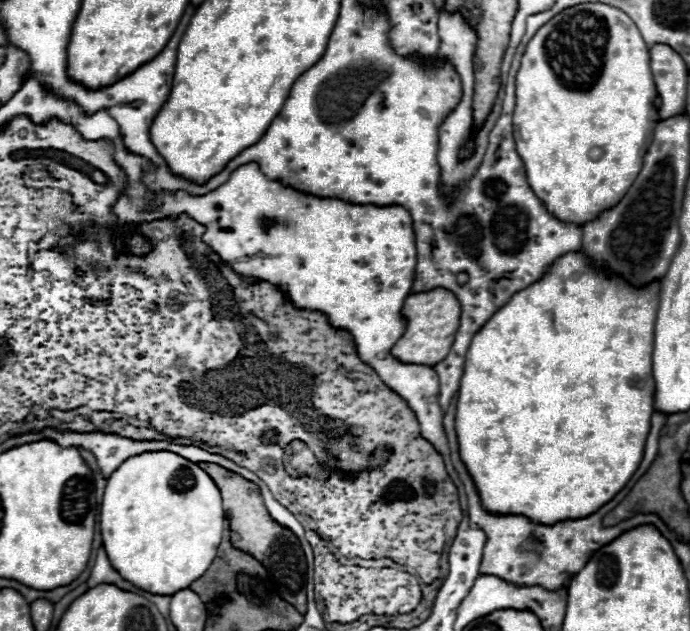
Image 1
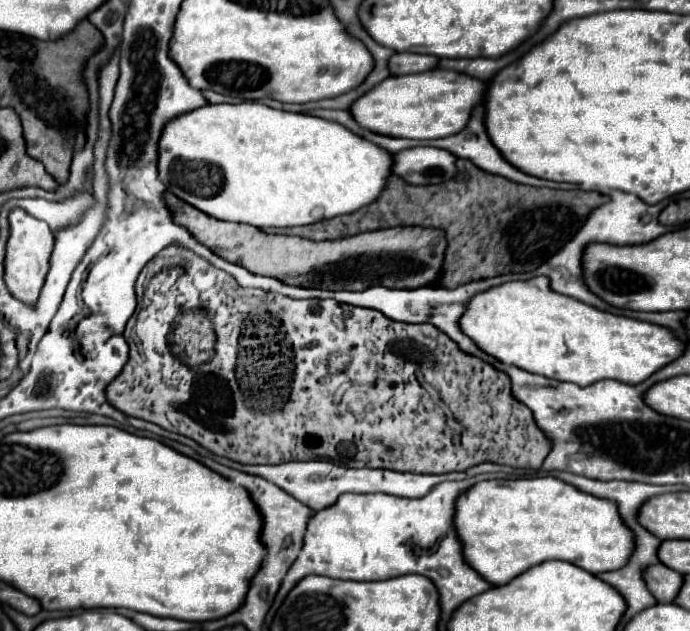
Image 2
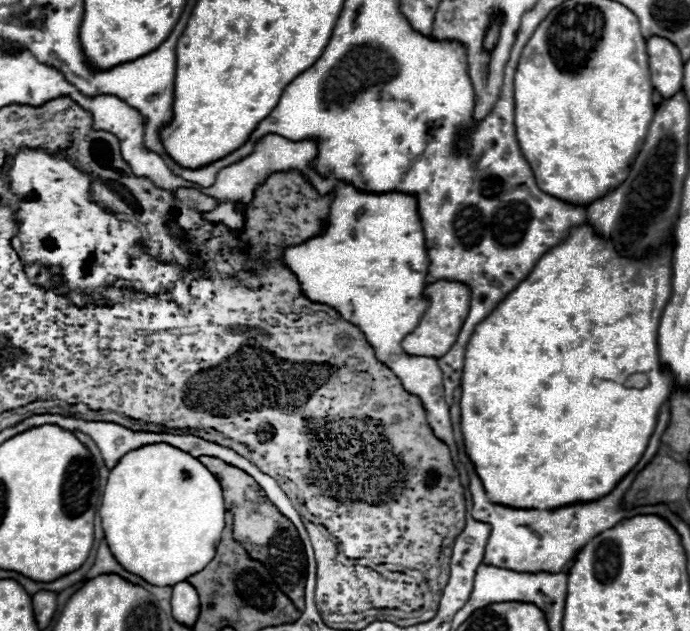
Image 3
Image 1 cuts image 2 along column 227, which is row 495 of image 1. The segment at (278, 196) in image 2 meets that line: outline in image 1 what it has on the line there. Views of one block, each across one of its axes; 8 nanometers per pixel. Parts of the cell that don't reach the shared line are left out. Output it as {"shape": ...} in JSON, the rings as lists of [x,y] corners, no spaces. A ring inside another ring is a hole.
{"shape":[[[144,452],[122,462],[108,478],[100,508],[100,530],[108,560],[122,578],[150,594],[172,596],[180,588],[190,588],[192,580],[198,580],[216,558],[224,530],[222,496],[198,464],[174,452]]]}

